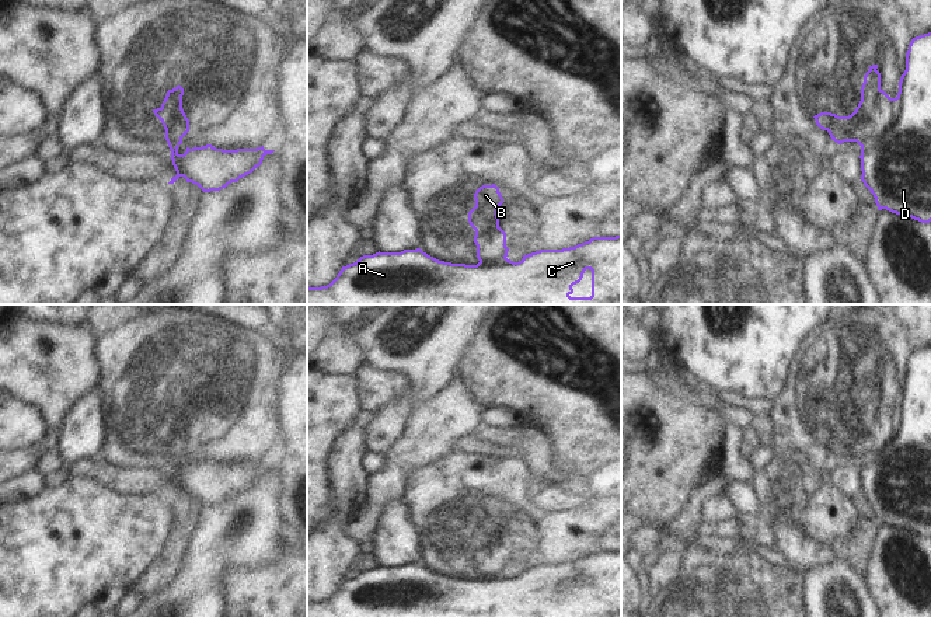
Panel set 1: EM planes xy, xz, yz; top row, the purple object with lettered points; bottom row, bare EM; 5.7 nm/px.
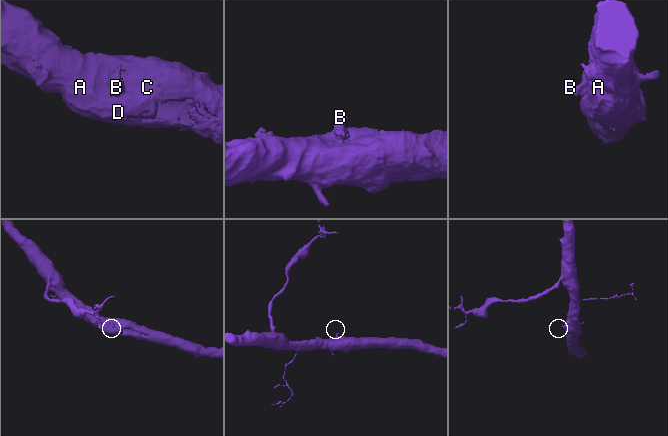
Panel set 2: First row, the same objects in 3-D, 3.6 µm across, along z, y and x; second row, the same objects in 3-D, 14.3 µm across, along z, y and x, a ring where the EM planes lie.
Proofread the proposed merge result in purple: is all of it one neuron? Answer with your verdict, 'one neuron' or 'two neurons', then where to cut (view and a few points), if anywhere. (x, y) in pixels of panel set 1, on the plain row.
two neurons | yz (881, 404), (875, 415), (875, 424), (853, 446), (853, 455)

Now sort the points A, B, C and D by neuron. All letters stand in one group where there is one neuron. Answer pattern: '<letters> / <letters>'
A C D / B

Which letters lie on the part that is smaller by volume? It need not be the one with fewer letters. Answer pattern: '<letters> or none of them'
B

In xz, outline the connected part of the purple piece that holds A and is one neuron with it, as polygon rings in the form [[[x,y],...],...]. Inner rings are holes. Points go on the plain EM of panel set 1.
[[[499,543],[498,545],[488,545],[482,560],[477,561],[477,579],[451,578],[439,575],[421,562],[404,564],[401,567],[376,567],[373,569],[363,569],[356,576],[342,581],[337,592],[327,600],[307,602],[307,617],[621,617],[621,550],[616,551],[593,551],[589,555],[575,561],[562,564],[540,564],[527,569],[523,574],[513,576],[508,574],[506,547]],[[586,583],[592,585],[592,610],[590,611],[572,611],[572,600],[579,597]]]

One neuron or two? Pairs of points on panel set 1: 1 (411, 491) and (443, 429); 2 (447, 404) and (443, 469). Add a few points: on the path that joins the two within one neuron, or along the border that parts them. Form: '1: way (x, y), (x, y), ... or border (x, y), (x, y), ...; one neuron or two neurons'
1: border (456, 448), (415, 469), (410, 474), (405, 488); two neurons
2: border (456, 448), (417, 469); two neurons

